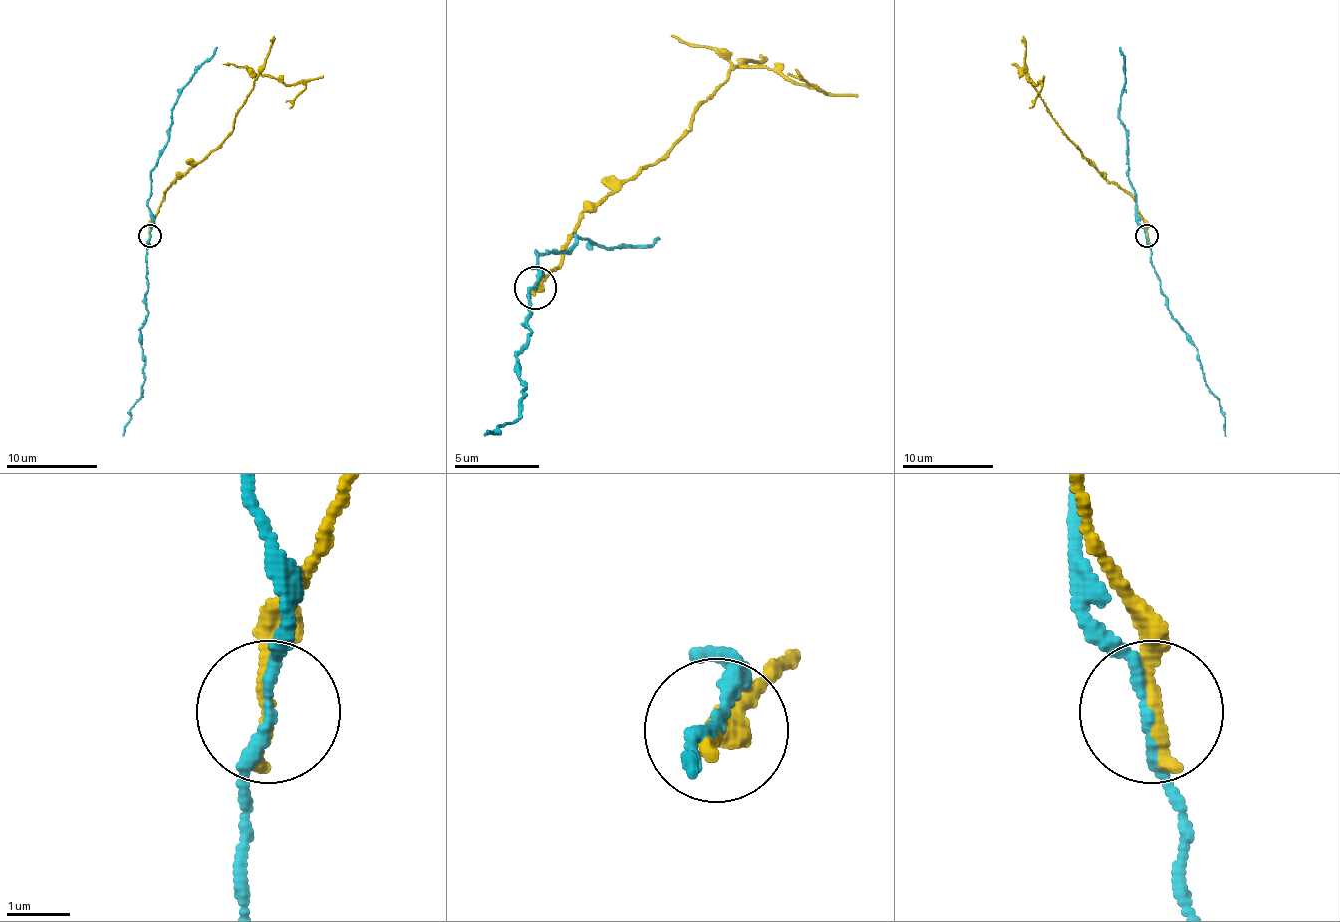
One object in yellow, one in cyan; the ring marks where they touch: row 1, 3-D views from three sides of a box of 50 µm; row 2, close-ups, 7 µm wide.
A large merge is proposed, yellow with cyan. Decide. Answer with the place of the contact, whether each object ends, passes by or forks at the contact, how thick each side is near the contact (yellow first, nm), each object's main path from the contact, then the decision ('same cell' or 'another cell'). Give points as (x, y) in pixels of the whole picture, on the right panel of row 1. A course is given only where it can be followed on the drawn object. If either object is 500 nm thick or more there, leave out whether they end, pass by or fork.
place (1146, 236); yellow ends; cyan passes by; calibres 280 and 160 nm; course yellow (1146, 236), (1146, 220), (1137, 202), (1109, 184), (1069, 138), (1028, 75), (1041, 86), (1030, 109); course cyan (1146, 236), (1150, 263), (1159, 291), (1166, 297), (1166, 309), (1196, 347), (1203, 379), (1223, 411), (1225, 436); another cell

